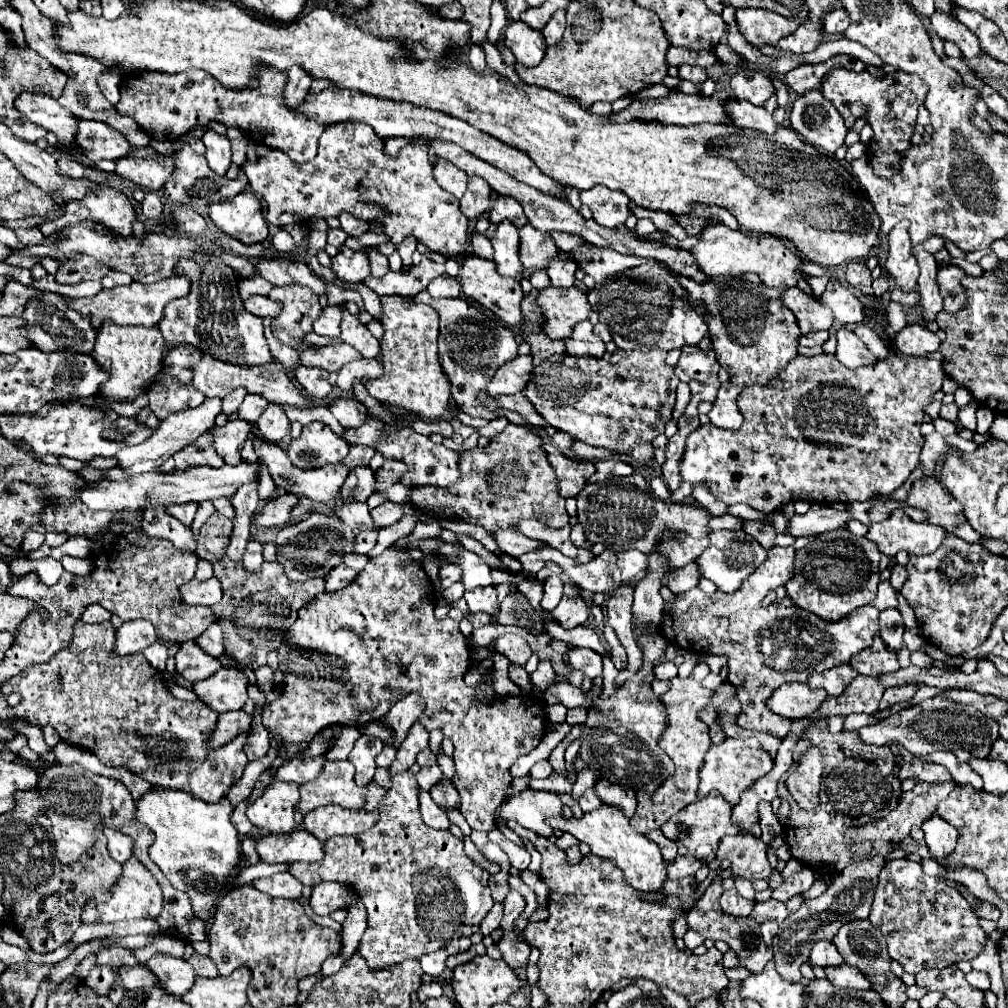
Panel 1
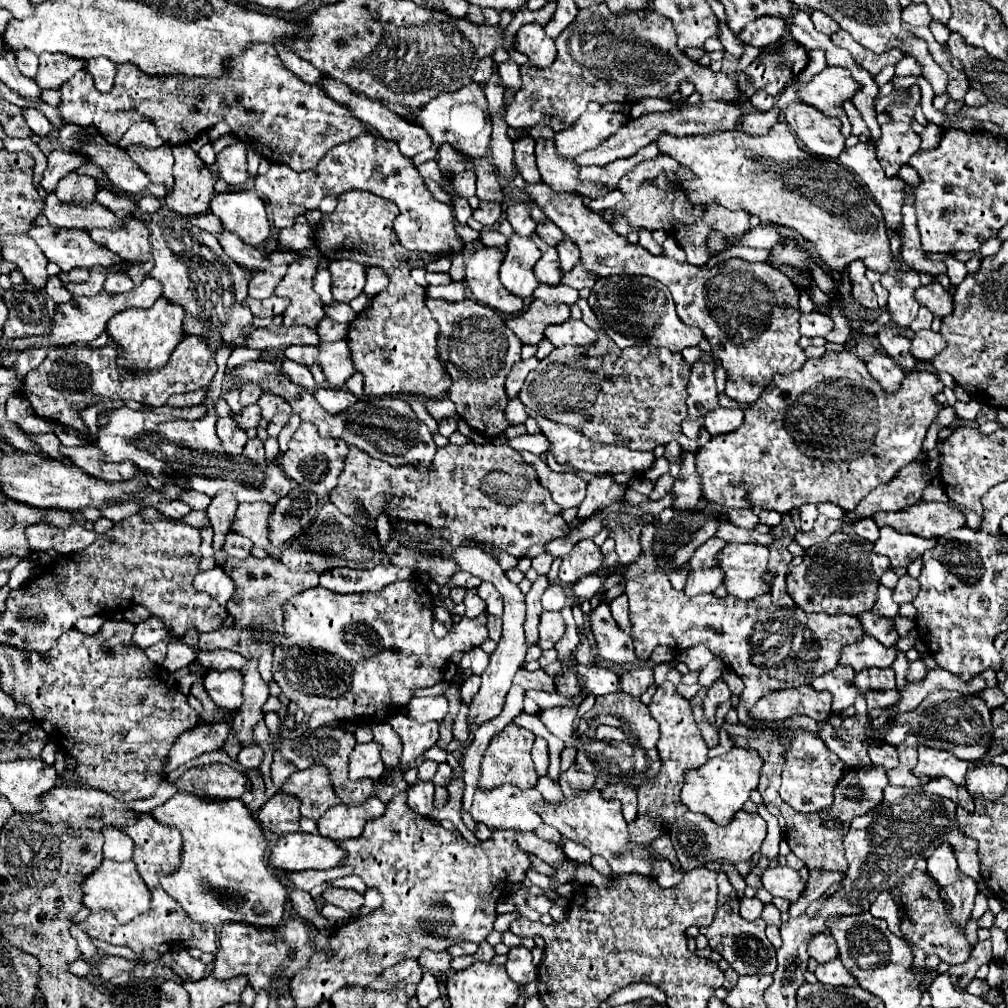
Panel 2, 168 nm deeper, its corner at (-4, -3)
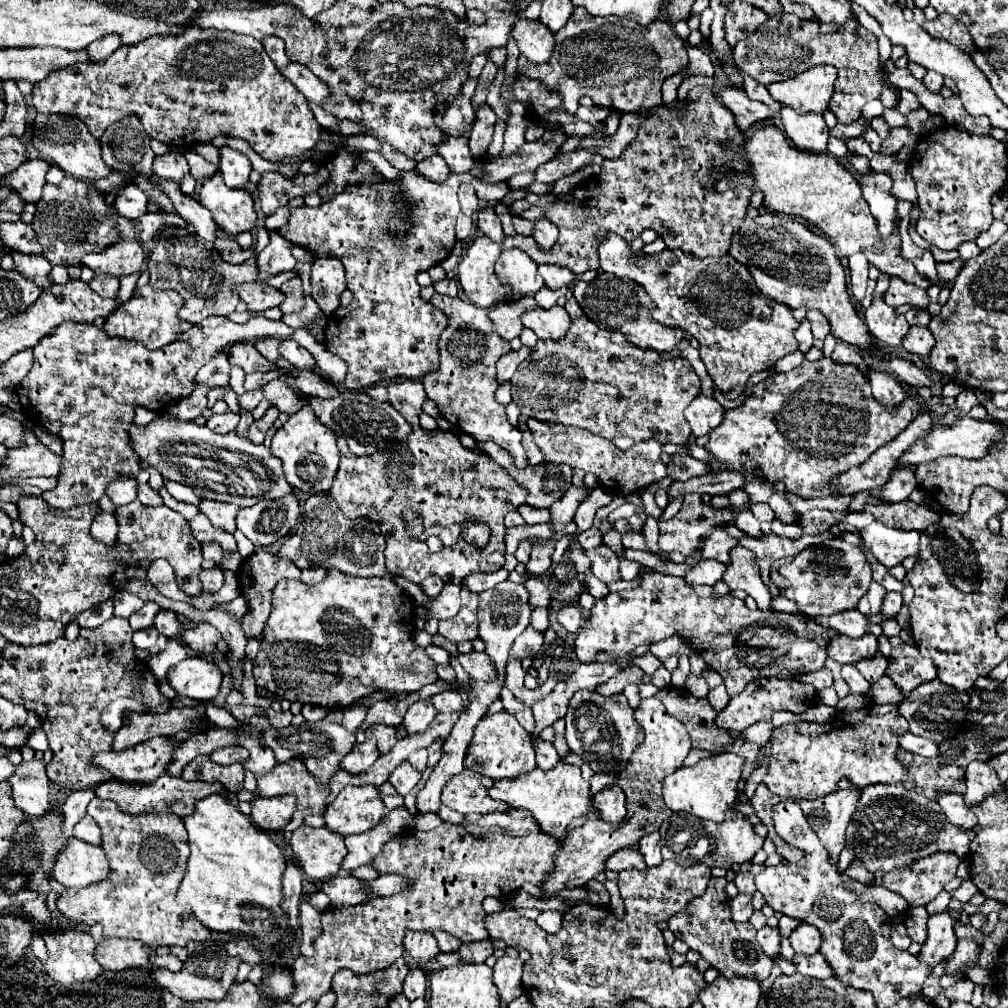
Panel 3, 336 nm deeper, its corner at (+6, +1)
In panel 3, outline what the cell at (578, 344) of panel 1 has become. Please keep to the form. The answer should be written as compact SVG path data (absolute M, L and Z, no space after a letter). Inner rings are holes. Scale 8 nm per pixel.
M555 304L549 310L533 308L533 310L525 312L525 316L521 316L521 322L523 322L525 328L533 330L535 336L541 338L541 340L549 340L549 338L551 340L559 340L569 330L571 318L569 318L565 308Z

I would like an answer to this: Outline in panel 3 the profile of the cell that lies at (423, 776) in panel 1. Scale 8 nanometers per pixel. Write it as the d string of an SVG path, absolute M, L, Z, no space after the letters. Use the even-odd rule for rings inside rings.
M423 748L423 750L413 752L413 754L409 756L409 762L411 762L419 772L423 772L423 770L427 768L427 750Z

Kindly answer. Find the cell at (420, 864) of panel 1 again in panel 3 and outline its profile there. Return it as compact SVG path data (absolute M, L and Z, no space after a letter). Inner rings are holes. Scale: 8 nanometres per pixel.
M443 822L429 832L403 832L387 842L371 864L381 874L405 874L413 886L387 898L375 898L353 910L337 908L323 912L323 934L315 942L315 956L299 956L293 964L295 994L289 1002L299 1006L309 998L319 1000L331 990L331 978L341 968L349 968L357 974L389 968L405 952L401 944L405 930L443 930L463 944L489 940L483 924L483 898L507 898L519 890L523 882L541 886L547 872L555 866L553 854L557 848L559 842L553 840L553 836L545 836L545 832L509 836L503 830L497 830L485 840L477 840L461 826L449 822Z

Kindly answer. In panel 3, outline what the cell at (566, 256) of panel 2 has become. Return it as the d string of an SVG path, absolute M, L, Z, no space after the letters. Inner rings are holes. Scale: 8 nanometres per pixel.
M539 218L539 220L535 220L531 236L535 238L535 242L539 244L541 250L549 250L557 240L557 228L549 220Z

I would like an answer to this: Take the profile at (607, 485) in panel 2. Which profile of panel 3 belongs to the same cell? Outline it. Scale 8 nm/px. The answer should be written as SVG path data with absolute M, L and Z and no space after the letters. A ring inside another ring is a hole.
M571 486L569 490L565 490L565 494L563 494L555 504L549 506L549 512L551 512L549 524L551 524L553 532L565 530L565 526L573 520L575 510L577 510L577 506L585 500L585 496L587 496L585 488L575 488L575 486Z

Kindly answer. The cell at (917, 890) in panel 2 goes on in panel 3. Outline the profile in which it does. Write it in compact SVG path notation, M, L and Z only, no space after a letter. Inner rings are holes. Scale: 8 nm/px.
M923 906L909 908L905 914L905 926L913 942L923 944L927 938L927 910Z

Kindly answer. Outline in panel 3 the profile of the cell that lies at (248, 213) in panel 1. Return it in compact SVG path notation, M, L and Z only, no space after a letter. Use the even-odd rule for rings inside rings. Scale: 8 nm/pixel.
M215 172L201 184L199 202L213 214L215 224L229 236L255 228L257 214L253 208L253 196L247 190L227 188L221 180L221 172Z

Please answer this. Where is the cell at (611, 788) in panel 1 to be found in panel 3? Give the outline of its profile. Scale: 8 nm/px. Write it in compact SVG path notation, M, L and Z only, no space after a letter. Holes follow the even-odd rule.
M611 786L593 796L593 808L597 808L599 818L605 822L621 822L625 820L625 794L619 786Z

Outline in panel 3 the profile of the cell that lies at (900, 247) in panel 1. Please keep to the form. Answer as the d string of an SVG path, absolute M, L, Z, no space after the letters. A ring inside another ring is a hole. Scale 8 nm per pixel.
M881 274L881 278L877 280L875 292L873 292L873 304L865 310L865 322L871 330L871 334L887 344L887 346L899 346L903 336L909 330L909 324L905 320L905 316L895 316L895 310L889 308L883 302L883 294L889 286L889 276Z

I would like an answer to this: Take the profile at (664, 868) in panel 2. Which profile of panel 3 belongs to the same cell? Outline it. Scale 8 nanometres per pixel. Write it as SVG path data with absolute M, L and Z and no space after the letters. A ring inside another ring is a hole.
M625 848L619 850L615 854L609 856L609 860L605 860L605 870L613 870L613 872L621 872L621 870L643 870L647 868L643 862L643 856L637 852L637 848Z

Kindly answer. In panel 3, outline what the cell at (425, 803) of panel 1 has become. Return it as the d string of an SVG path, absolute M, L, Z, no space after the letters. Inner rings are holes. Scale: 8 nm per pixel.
M407 760L401 762L391 774L389 774L389 782L395 786L395 790L401 794L401 796L407 796L415 784L419 782L421 778L421 772L417 772Z

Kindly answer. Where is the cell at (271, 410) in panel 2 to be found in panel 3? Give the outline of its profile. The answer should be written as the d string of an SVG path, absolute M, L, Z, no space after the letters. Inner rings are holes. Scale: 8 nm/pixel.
M271 380L269 384L263 386L263 392L265 392L265 398L277 406L281 412L285 414L295 414L299 412L303 406L305 406L305 398L301 394L297 394L287 382L283 380Z

